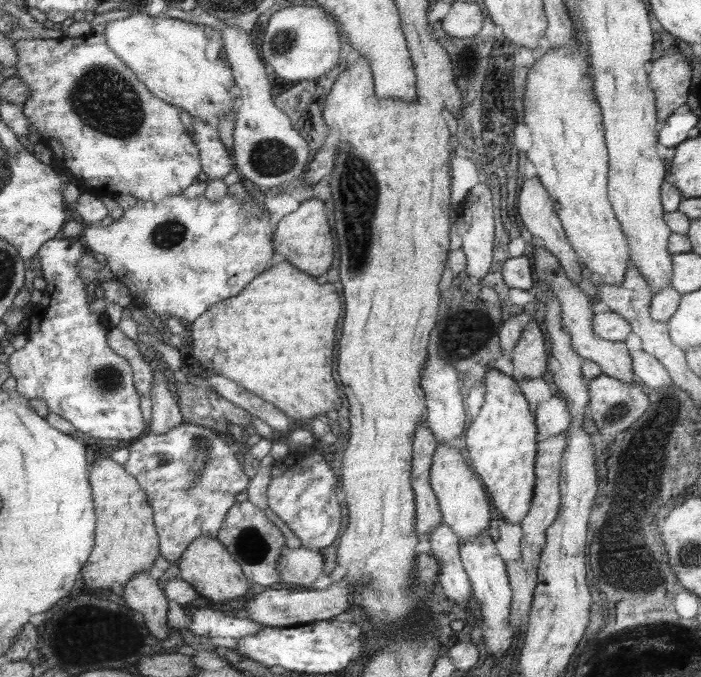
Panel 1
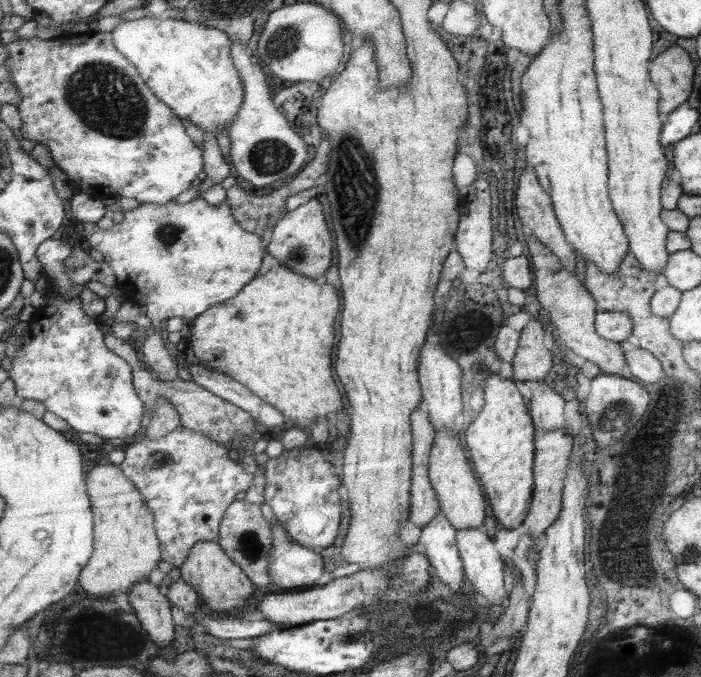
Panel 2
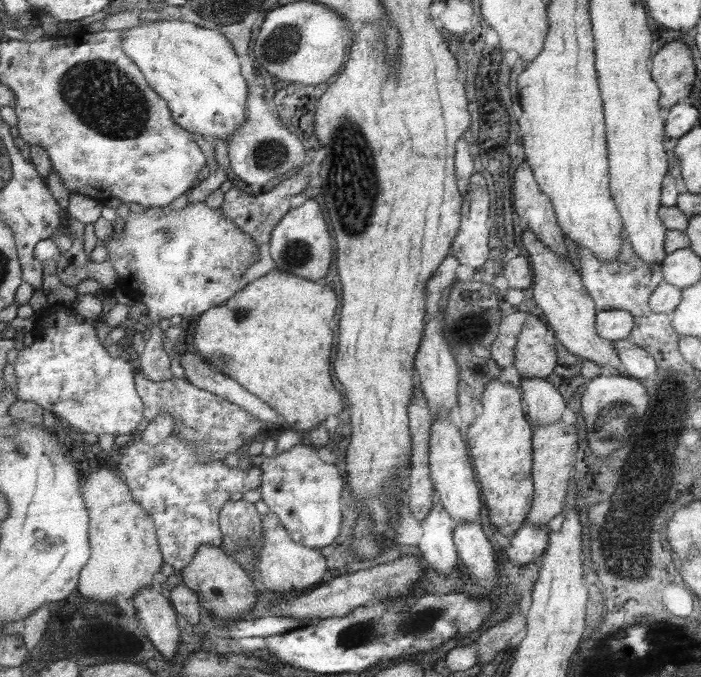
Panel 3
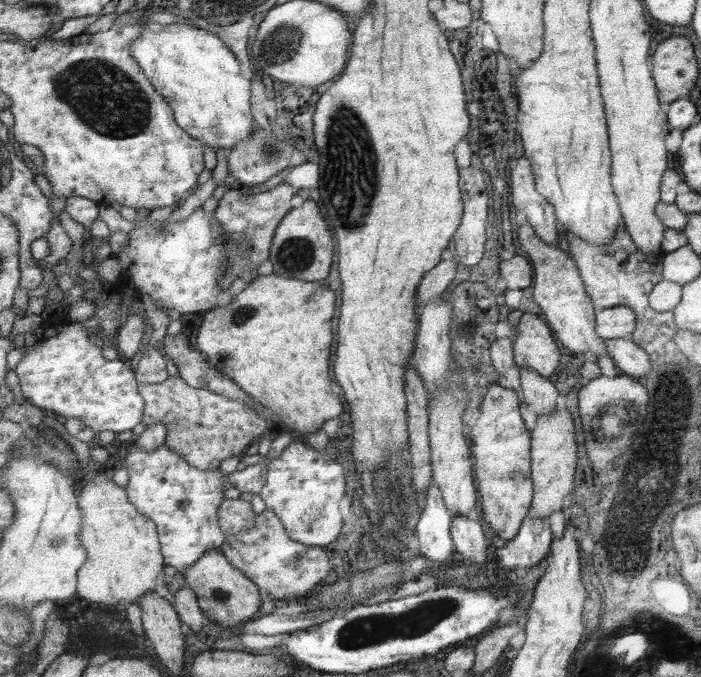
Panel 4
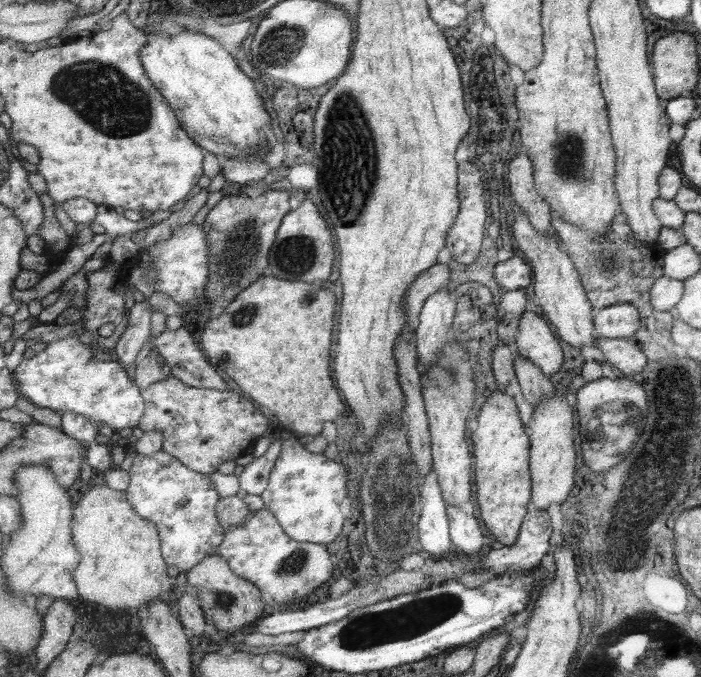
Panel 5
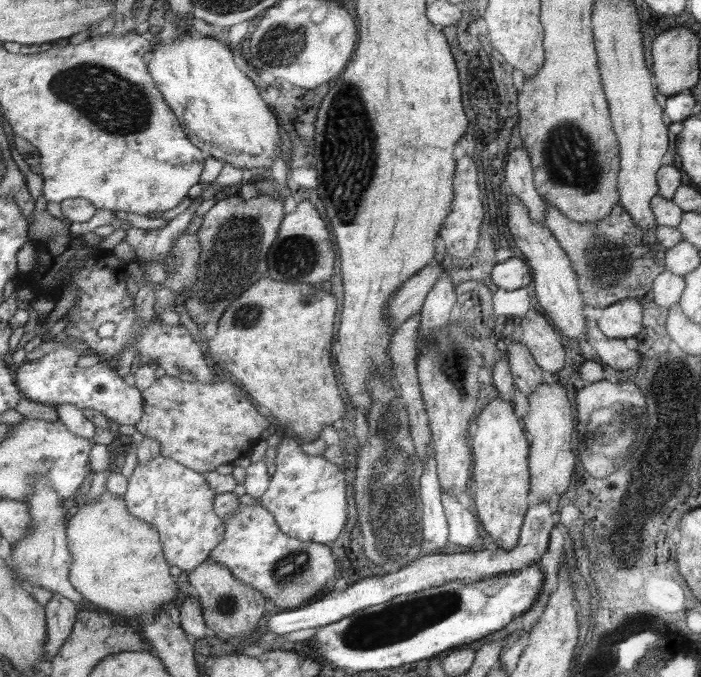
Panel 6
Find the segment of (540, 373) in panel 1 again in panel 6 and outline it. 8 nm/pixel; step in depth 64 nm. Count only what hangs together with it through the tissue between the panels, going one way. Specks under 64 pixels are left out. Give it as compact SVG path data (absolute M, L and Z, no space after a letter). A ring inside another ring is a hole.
M531 310L519 324L519 342L523 342L533 354L535 362L547 374L557 374L563 366L561 336L545 314Z

